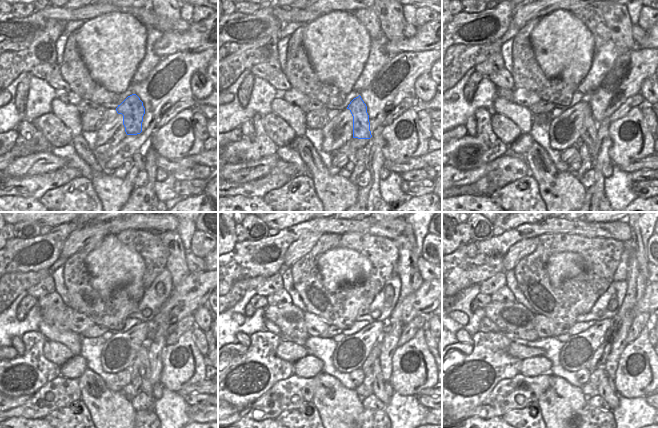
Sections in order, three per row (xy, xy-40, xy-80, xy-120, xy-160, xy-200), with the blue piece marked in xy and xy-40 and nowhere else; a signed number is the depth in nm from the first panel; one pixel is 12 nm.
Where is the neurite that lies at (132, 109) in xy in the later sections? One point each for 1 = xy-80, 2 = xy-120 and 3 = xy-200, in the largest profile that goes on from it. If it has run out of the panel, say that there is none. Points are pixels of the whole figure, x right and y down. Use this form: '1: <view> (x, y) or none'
1: xy-80 (588, 134)
2: xy-120 (141, 361)
3: xy-200 (604, 391)

